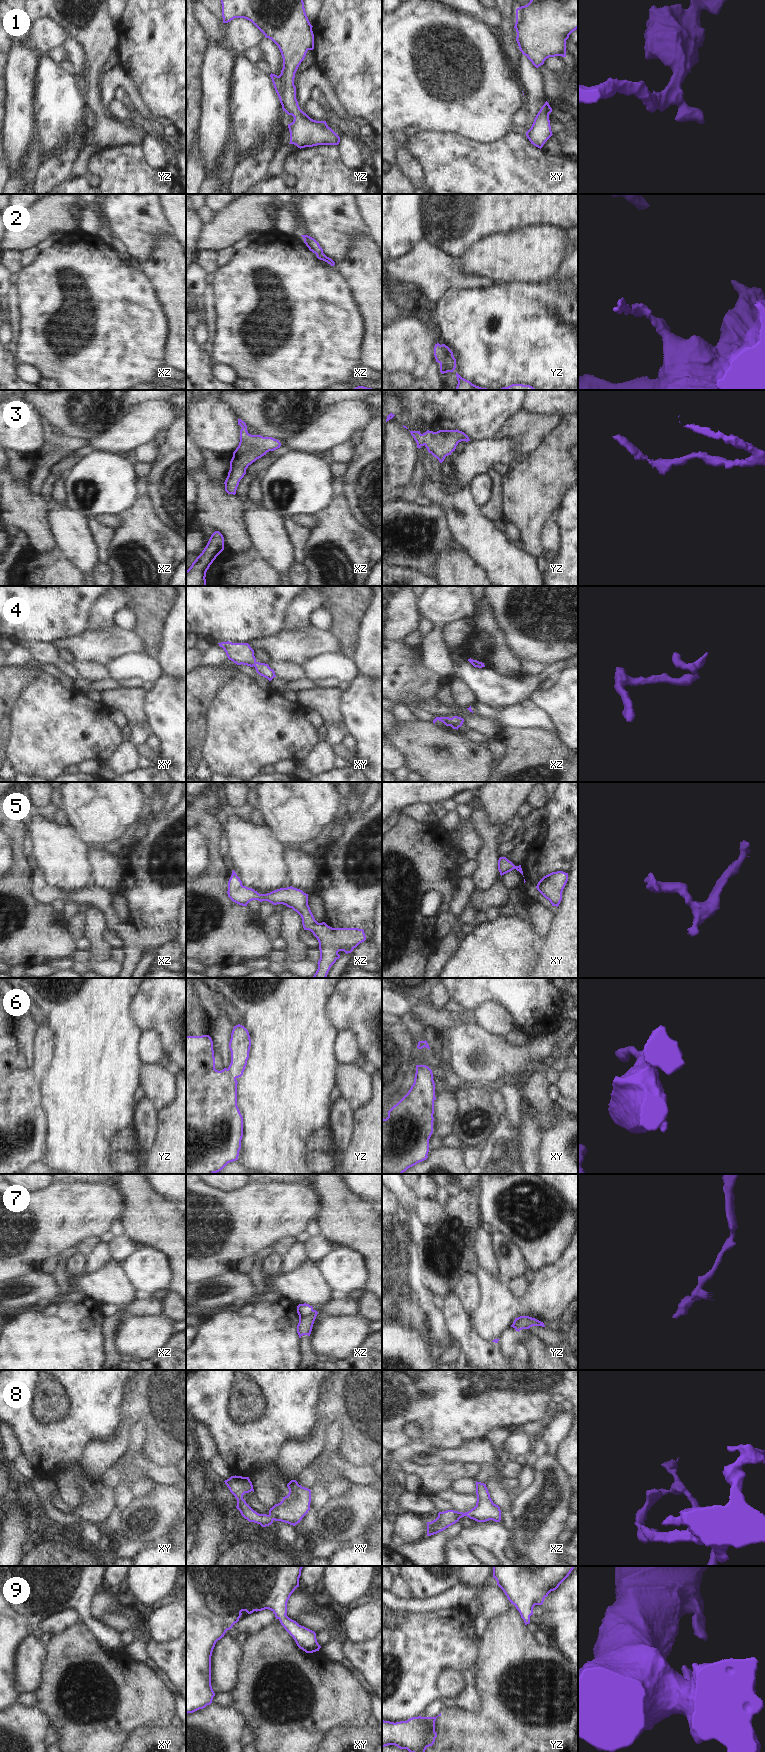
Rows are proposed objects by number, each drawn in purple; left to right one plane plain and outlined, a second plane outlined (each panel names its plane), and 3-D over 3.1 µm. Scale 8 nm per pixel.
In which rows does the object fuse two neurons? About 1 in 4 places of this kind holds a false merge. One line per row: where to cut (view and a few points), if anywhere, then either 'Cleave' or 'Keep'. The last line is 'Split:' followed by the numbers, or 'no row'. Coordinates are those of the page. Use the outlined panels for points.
1: No split. Keep
2: No split. Keep
3: No split. Keep
4: No split. Keep
5: No split. Keep
6: No split. Keep
7: Split along xz (314, 1310), (306, 1316), (299, 1317). Cleave
8: No split. Keep
9: No split. Keep
Split: 7

